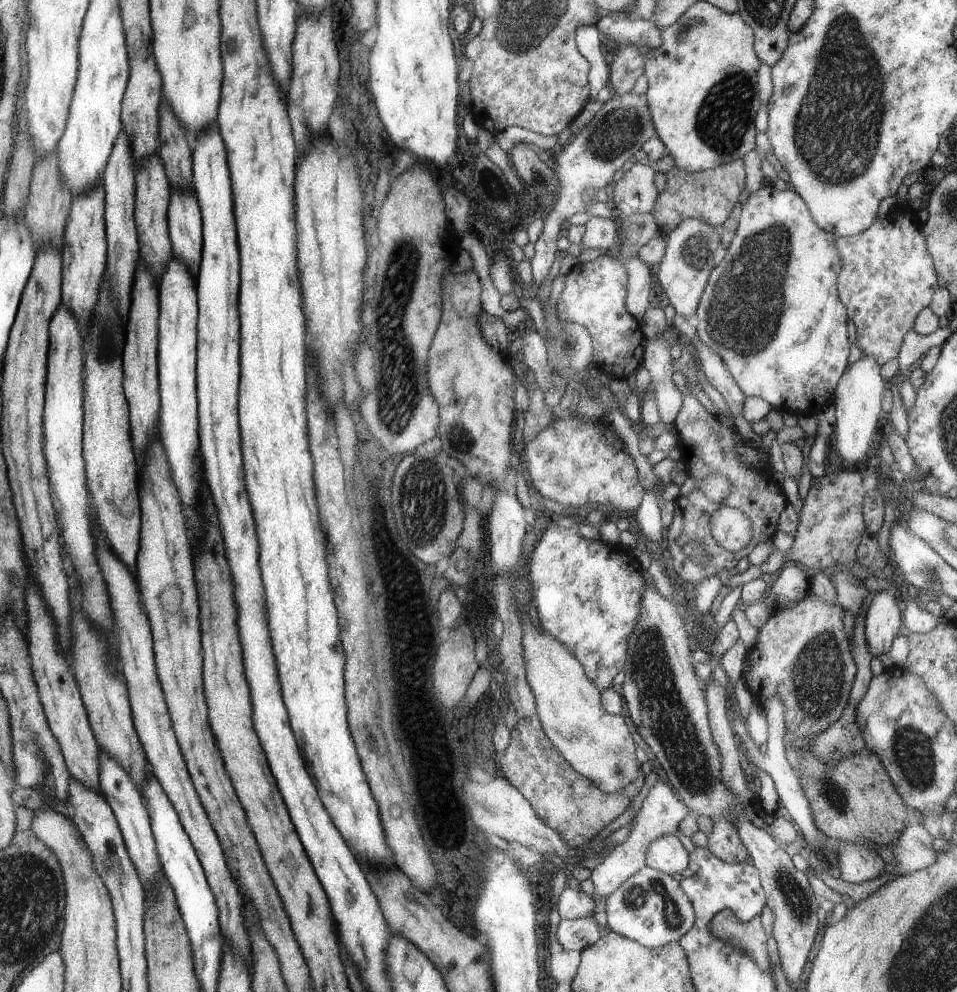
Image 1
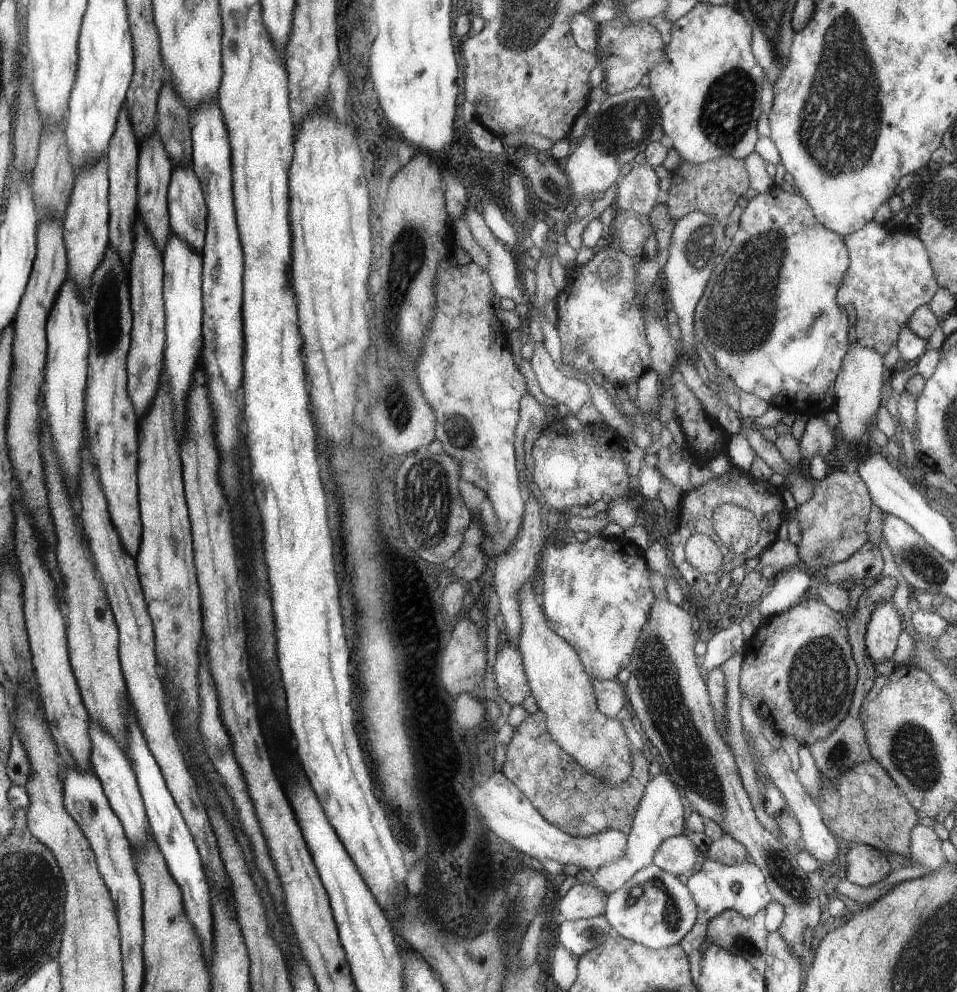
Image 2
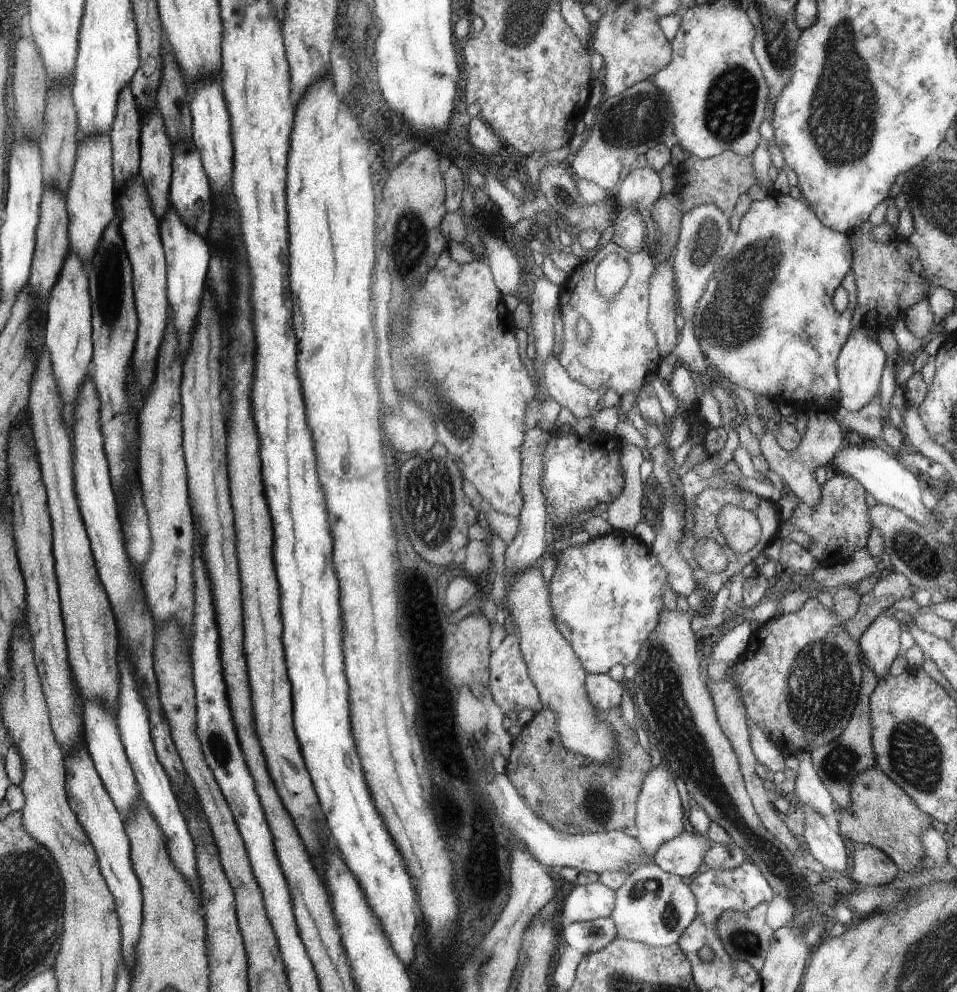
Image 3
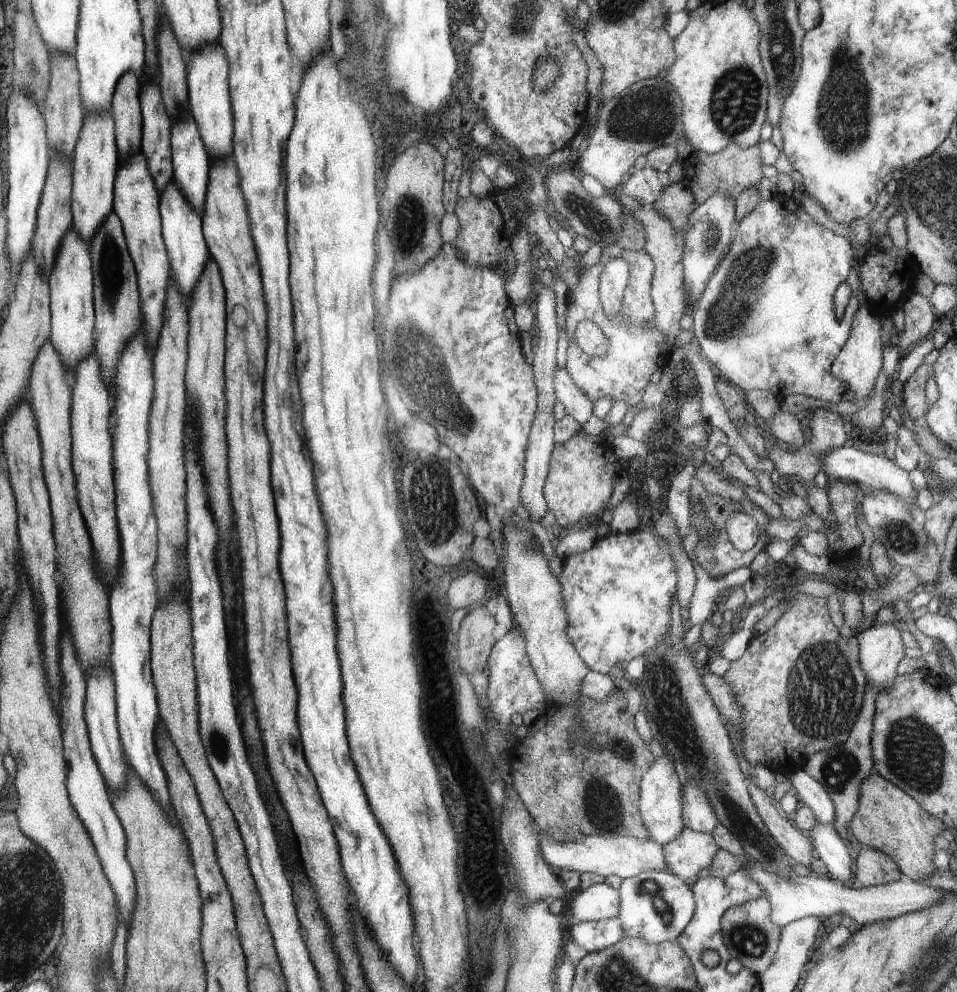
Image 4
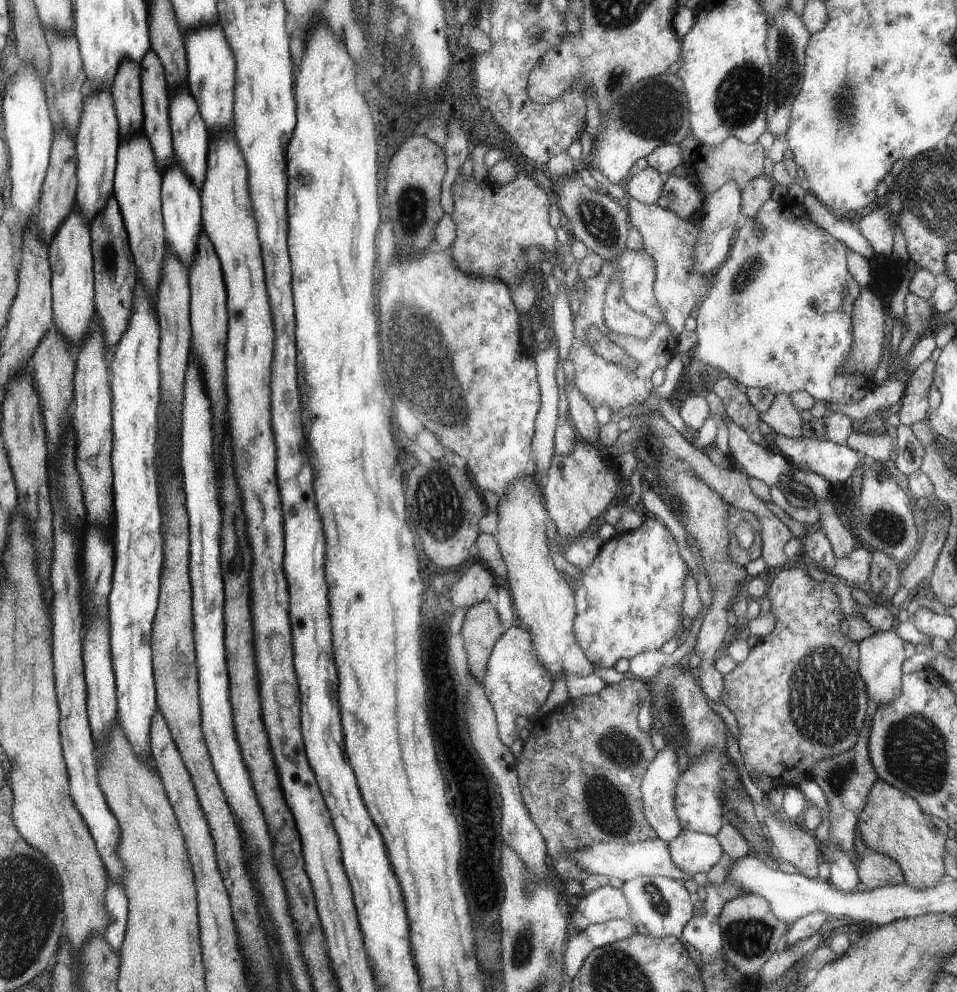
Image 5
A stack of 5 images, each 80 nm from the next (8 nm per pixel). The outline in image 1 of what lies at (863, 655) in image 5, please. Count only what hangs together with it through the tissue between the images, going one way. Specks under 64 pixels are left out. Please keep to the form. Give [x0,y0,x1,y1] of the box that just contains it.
[863,591,901,658]

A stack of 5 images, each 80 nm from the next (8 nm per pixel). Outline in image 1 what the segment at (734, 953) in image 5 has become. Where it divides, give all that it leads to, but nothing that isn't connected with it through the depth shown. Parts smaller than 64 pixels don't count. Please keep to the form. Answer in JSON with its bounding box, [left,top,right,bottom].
[708,909,770,970]

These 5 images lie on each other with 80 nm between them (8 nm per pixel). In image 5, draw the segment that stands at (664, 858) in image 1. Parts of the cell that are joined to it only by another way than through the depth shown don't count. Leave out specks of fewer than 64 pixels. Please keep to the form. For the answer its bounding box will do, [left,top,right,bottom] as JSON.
[667,828,724,876]

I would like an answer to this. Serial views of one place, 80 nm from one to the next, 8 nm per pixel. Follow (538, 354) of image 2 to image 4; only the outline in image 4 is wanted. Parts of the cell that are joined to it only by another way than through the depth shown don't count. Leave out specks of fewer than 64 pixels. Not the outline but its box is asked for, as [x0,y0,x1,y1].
[552,369,593,426]

